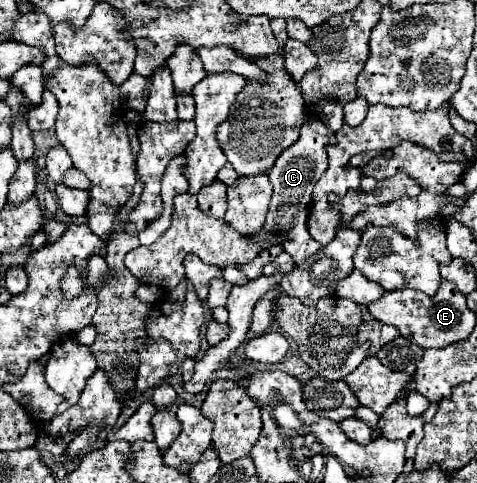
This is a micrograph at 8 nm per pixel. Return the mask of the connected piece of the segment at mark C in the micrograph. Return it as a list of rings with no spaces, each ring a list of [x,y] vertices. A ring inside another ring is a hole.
[[[313,118],[313,122],[305,122],[301,126],[299,140],[293,146],[289,146],[287,150],[283,150],[275,166],[269,170],[269,180],[273,184],[273,198],[269,204],[265,230],[283,232],[287,236],[287,240],[283,242],[283,250],[295,260],[297,266],[301,266],[309,256],[313,256],[315,252],[323,248],[317,240],[311,238],[307,230],[307,214],[309,214],[309,204],[311,204],[311,192],[319,176],[327,170],[325,142],[333,142],[329,134],[333,132],[329,132],[327,126],[319,118]]]

